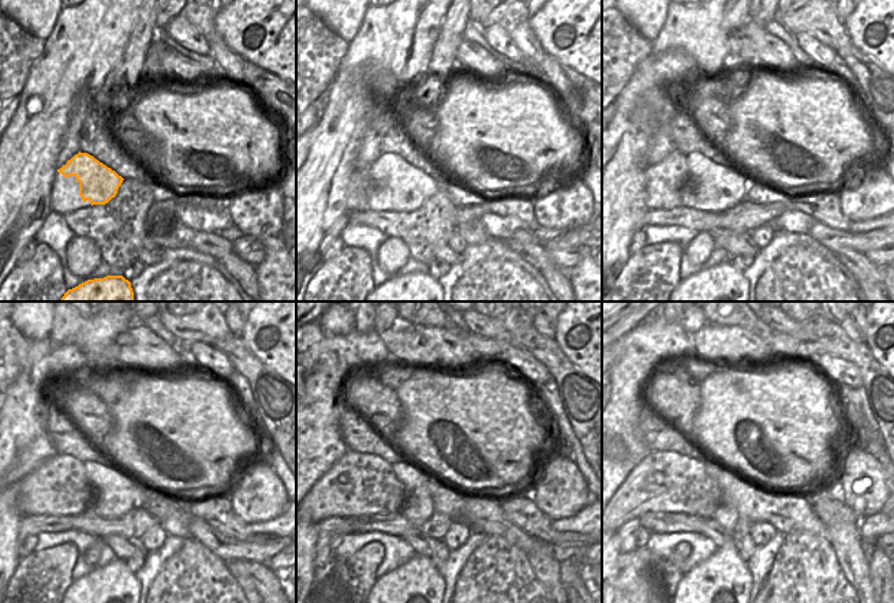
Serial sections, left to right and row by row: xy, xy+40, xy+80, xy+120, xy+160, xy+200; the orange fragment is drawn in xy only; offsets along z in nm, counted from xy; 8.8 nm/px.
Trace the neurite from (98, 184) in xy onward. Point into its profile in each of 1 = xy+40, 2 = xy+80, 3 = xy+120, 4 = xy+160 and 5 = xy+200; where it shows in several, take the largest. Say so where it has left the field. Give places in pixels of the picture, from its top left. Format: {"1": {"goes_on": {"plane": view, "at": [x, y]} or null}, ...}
{"1": {"goes_on": {"plane": "xy+40", "at": [407, 186]}}, "2": {"goes_on": {"plane": "xy+80", "at": [718, 187]}}, "3": {"goes_on": {"plane": "xy+120", "at": [115, 491]}}, "4": {"goes_on": {"plane": "xy+160", "at": [418, 509]}}, "5": {"goes_on": {"plane": "xy+200", "at": [724, 579]}}}

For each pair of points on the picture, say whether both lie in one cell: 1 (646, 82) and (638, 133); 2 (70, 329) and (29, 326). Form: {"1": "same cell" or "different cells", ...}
{"1": "different cells", "2": "different cells"}

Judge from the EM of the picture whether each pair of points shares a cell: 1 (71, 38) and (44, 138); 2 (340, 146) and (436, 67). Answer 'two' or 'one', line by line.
1: one
2: two

